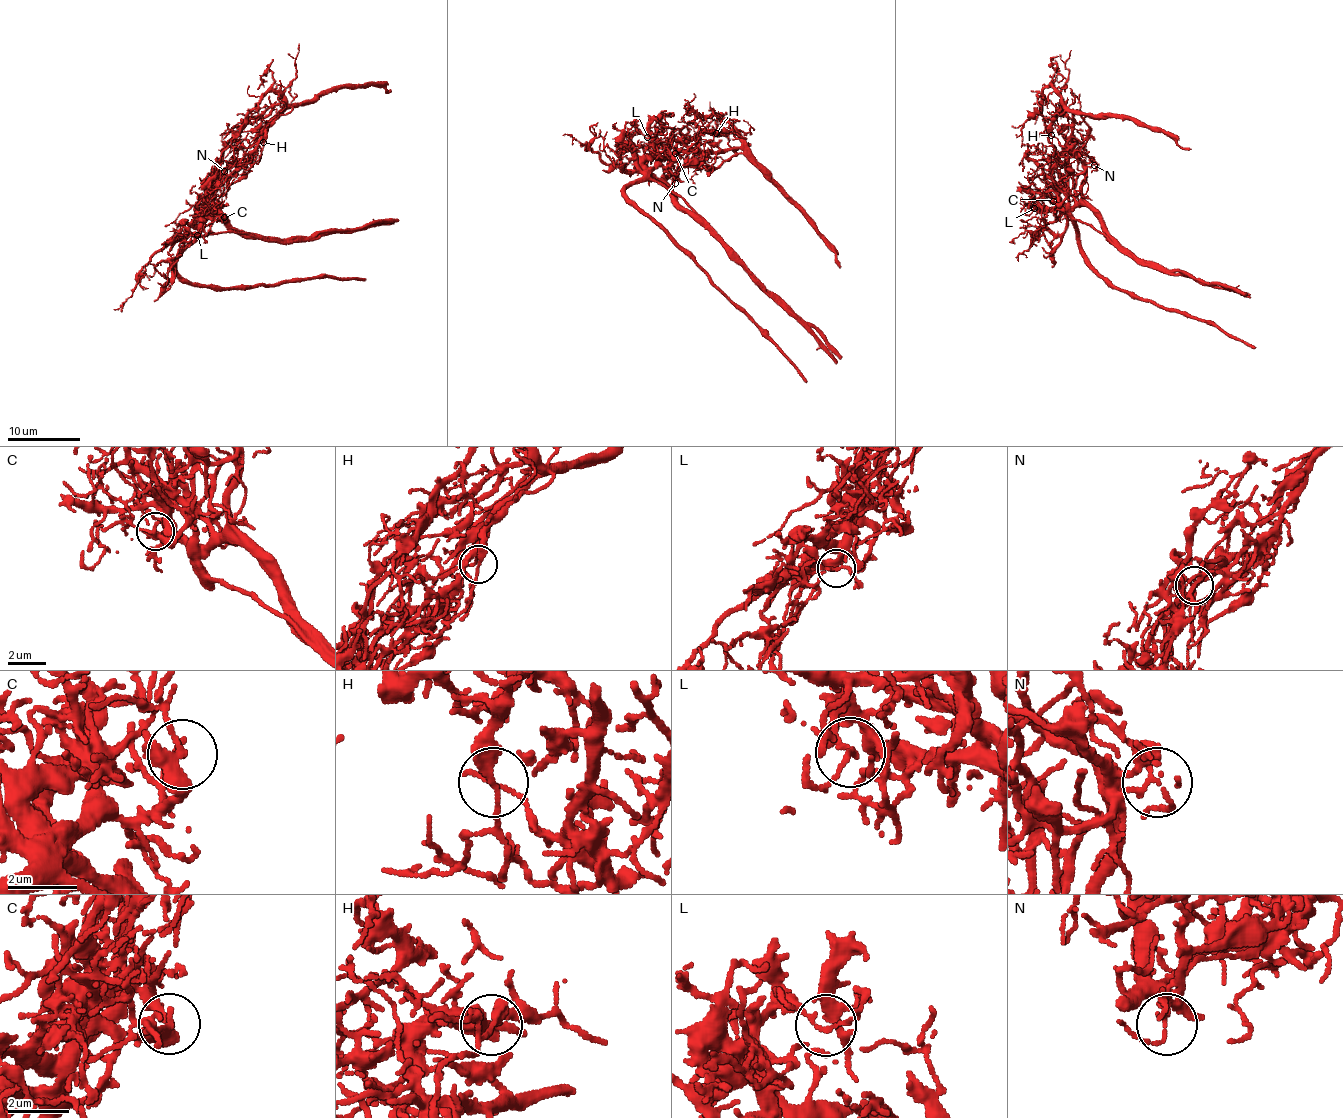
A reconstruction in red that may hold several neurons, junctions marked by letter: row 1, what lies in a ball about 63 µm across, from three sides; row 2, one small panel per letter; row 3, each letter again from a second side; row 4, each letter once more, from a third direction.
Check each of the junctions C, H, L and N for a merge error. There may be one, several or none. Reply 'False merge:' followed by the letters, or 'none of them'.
False merge: C, H

